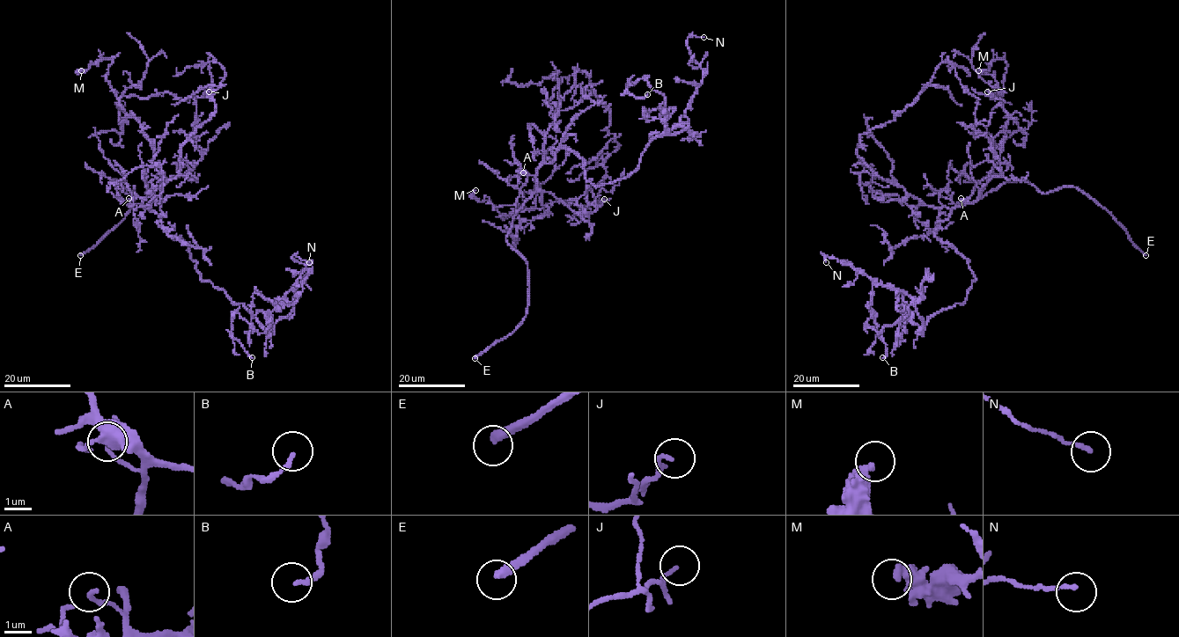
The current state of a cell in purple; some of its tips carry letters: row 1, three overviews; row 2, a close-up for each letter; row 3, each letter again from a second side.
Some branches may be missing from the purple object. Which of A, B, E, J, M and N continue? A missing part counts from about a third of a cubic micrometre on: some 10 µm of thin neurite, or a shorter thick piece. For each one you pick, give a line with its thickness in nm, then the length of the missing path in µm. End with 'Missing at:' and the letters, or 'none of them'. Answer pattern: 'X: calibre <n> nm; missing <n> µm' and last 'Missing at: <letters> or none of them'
E: calibre 320 nm; missing 30 µm
Missing at: E

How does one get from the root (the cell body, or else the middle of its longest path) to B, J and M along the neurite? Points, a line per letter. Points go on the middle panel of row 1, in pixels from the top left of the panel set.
B: (561, 148), (582, 159), (595, 186), (625, 178), (666, 131), (665, 97), (644, 78), (626, 86), (647, 94)
J: (561, 148), (536, 176), (548, 213), (521, 220), (513, 212), (557, 201), (589, 207), (604, 199)
M: (561, 148), (537, 172), (548, 213), (542, 216), (502, 218), (475, 190)

